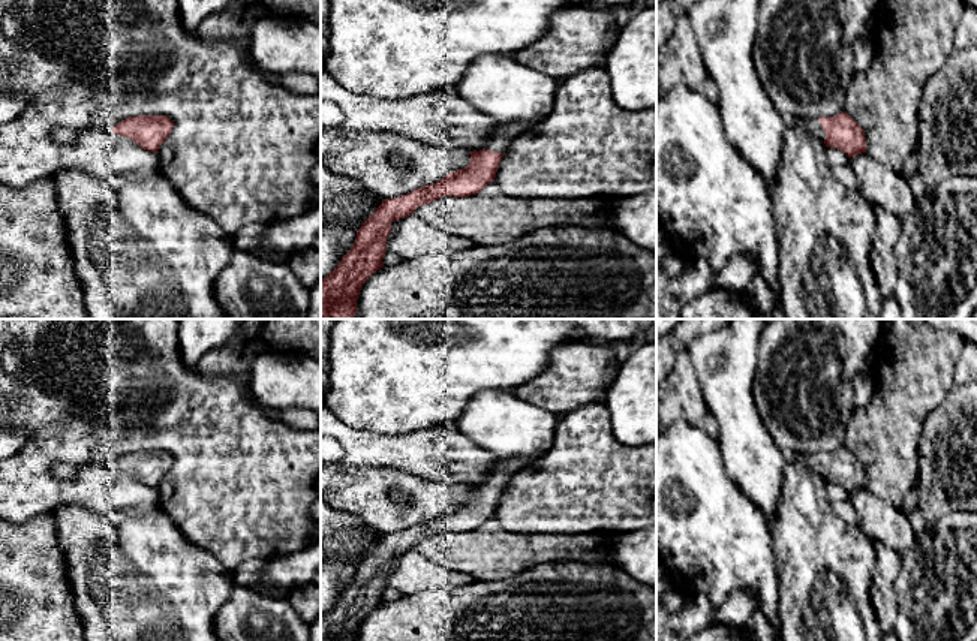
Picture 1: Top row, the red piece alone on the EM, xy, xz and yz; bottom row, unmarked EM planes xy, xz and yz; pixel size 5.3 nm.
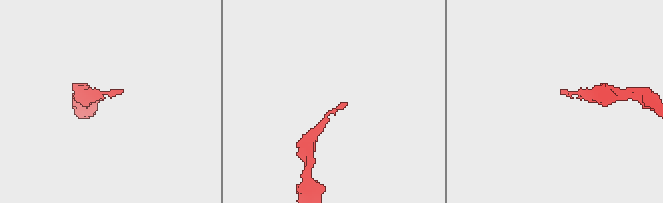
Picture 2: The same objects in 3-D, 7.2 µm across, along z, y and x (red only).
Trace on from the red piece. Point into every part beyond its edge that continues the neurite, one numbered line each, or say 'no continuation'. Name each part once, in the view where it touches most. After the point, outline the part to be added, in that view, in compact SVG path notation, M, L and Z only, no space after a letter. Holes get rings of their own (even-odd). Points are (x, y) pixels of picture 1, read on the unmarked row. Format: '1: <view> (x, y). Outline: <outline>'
1: yz (809, 460). Outline: M794 454L790 458L796 460L797 463L805 464L812 472L815 472L815 473L818 473L821 476L826 475L826 469L824 469L818 454Z

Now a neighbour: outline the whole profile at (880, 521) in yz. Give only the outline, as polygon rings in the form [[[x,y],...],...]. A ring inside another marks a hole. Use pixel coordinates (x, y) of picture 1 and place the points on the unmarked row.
[[[868,488],[851,493],[848,500],[859,515],[859,529],[872,542],[883,542],[901,554],[914,545],[916,532],[901,508],[883,502]]]

